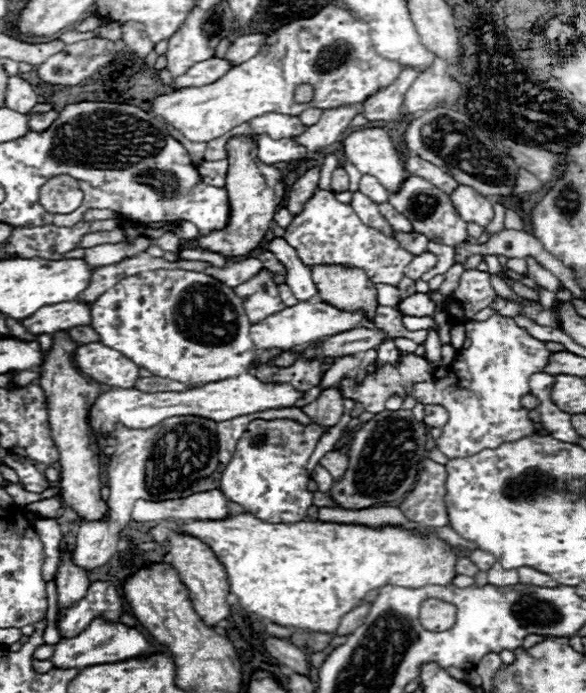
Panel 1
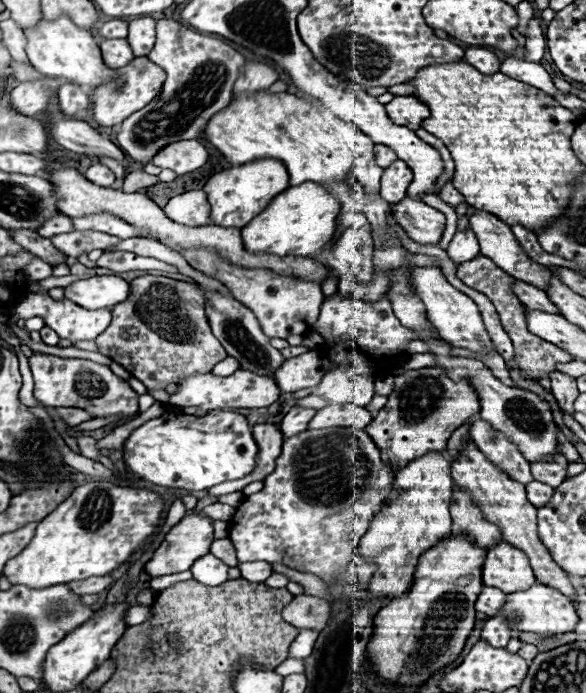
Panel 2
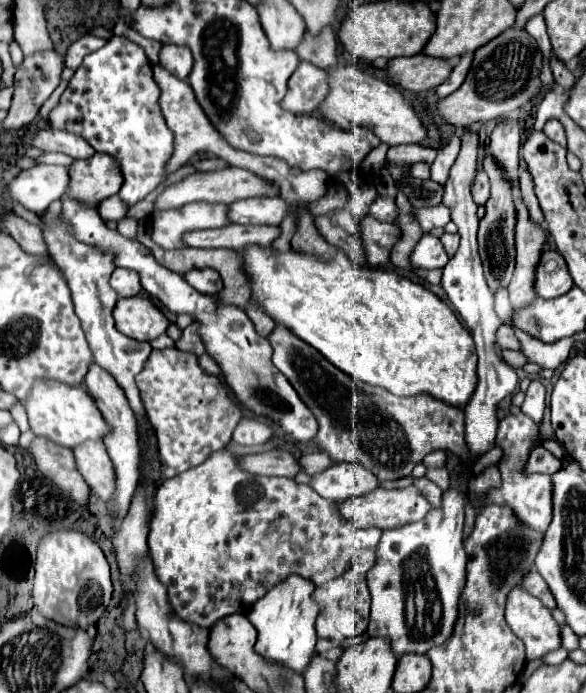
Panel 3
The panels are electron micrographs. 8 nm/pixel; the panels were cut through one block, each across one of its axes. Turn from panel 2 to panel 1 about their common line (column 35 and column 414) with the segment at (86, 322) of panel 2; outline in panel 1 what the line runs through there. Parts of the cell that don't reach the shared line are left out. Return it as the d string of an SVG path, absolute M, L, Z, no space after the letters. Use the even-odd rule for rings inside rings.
M412 294L398 304L404 316L434 316L434 302L426 294Z

